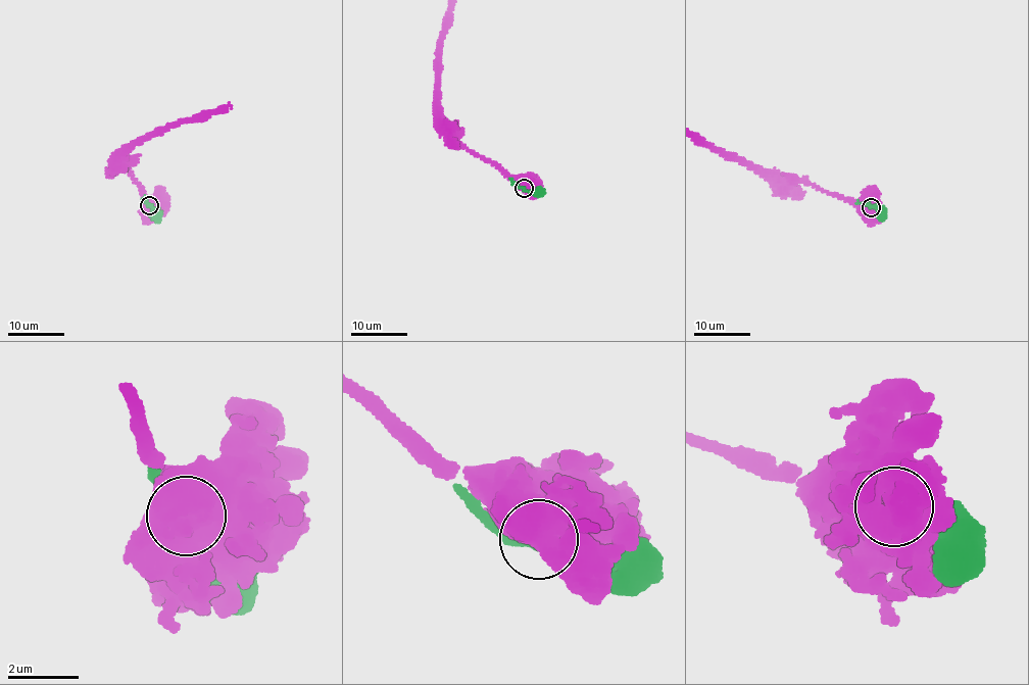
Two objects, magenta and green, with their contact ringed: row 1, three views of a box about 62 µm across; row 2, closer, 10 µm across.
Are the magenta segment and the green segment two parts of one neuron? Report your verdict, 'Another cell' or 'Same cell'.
Same cell

